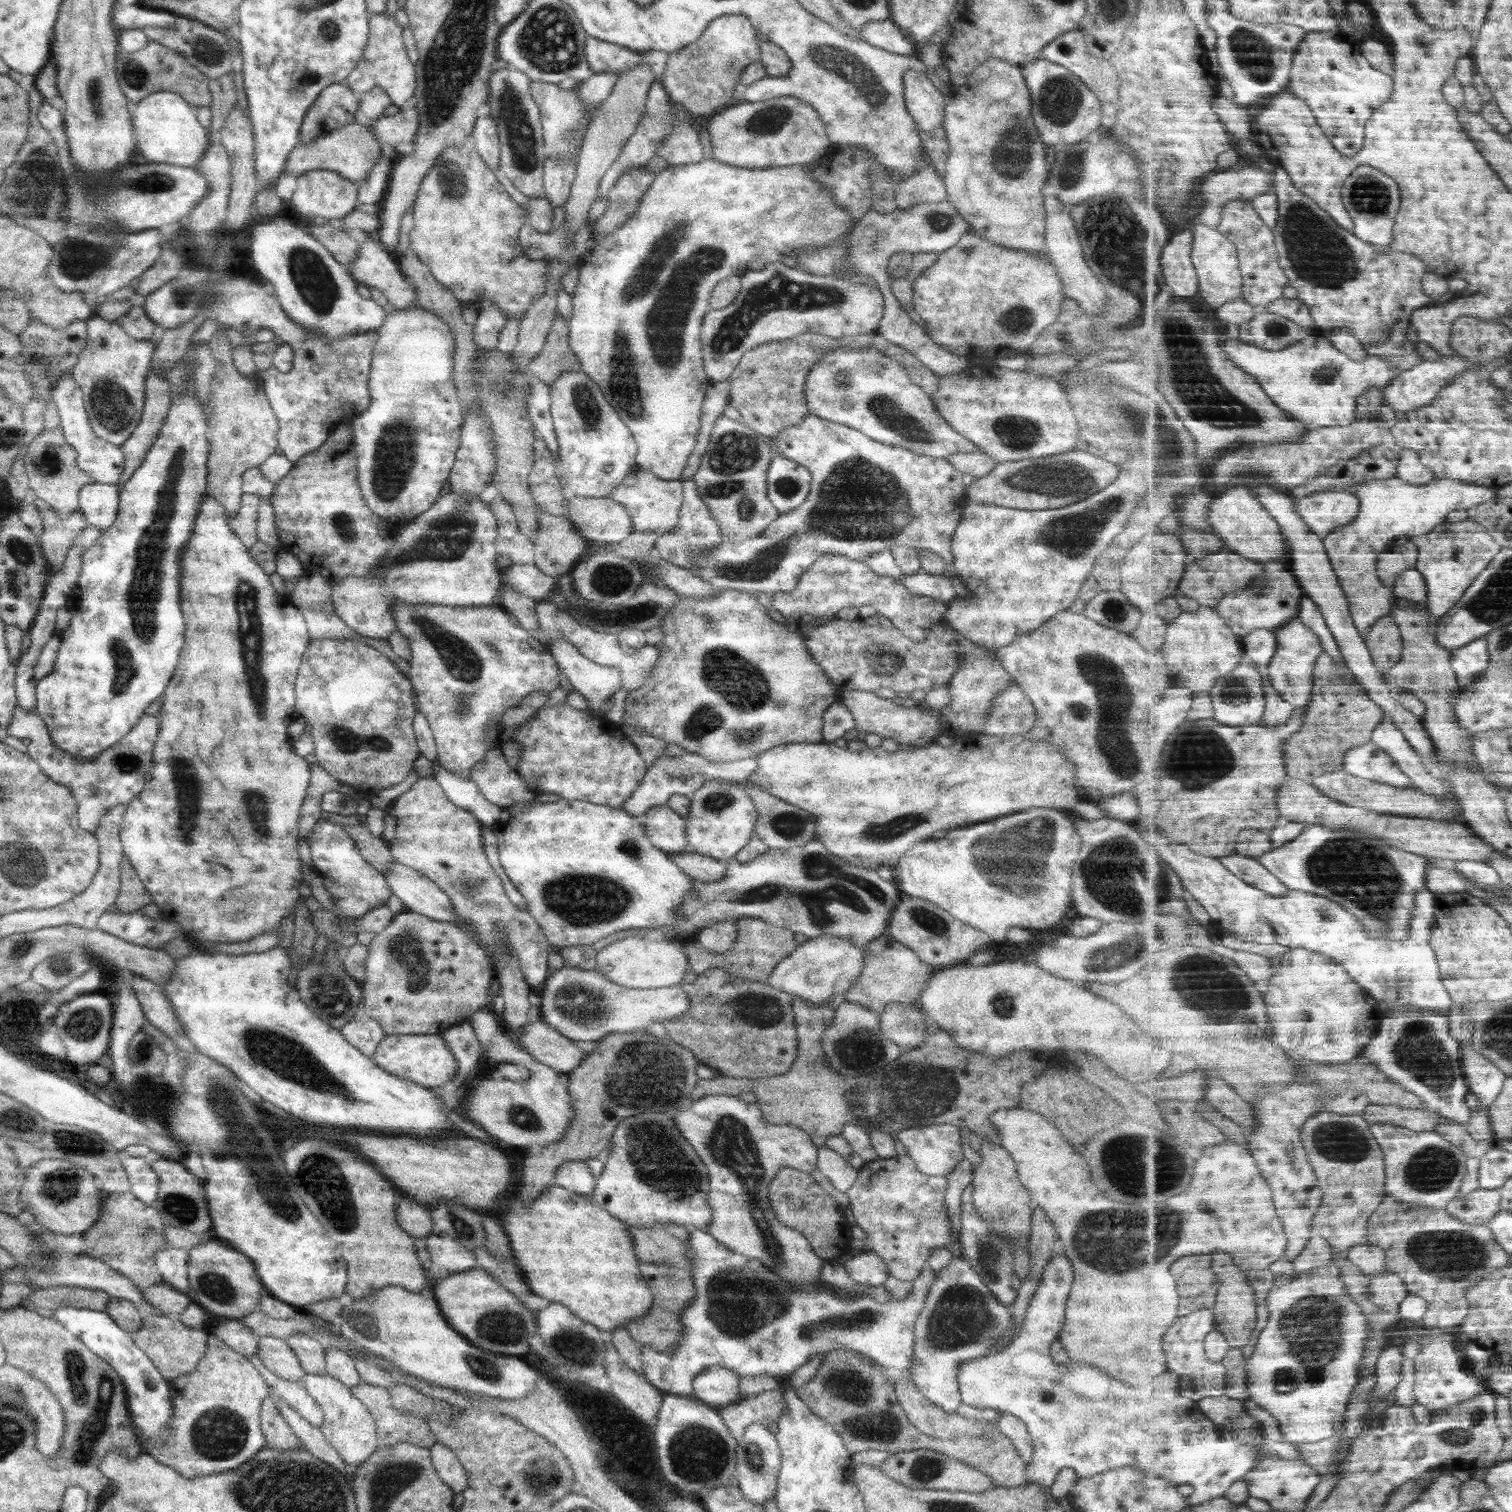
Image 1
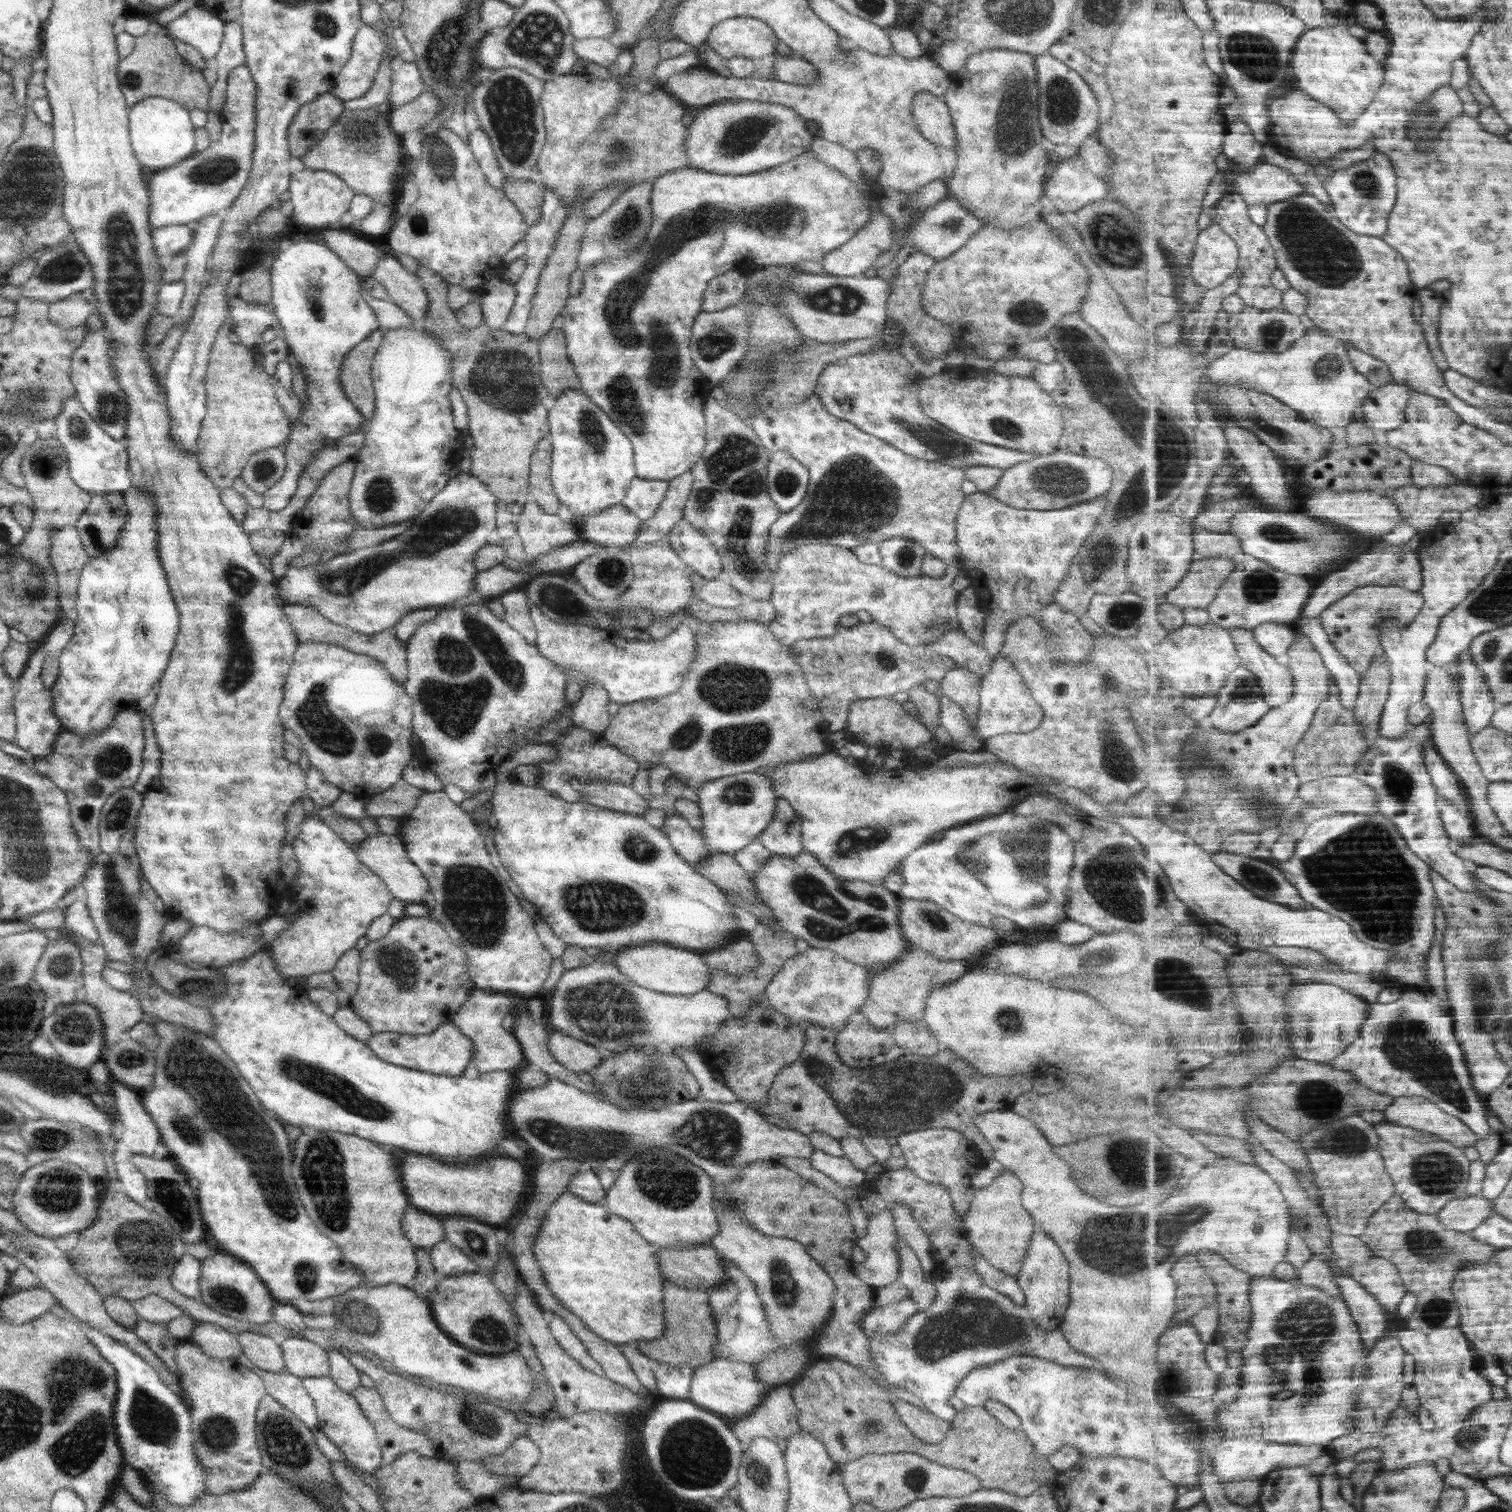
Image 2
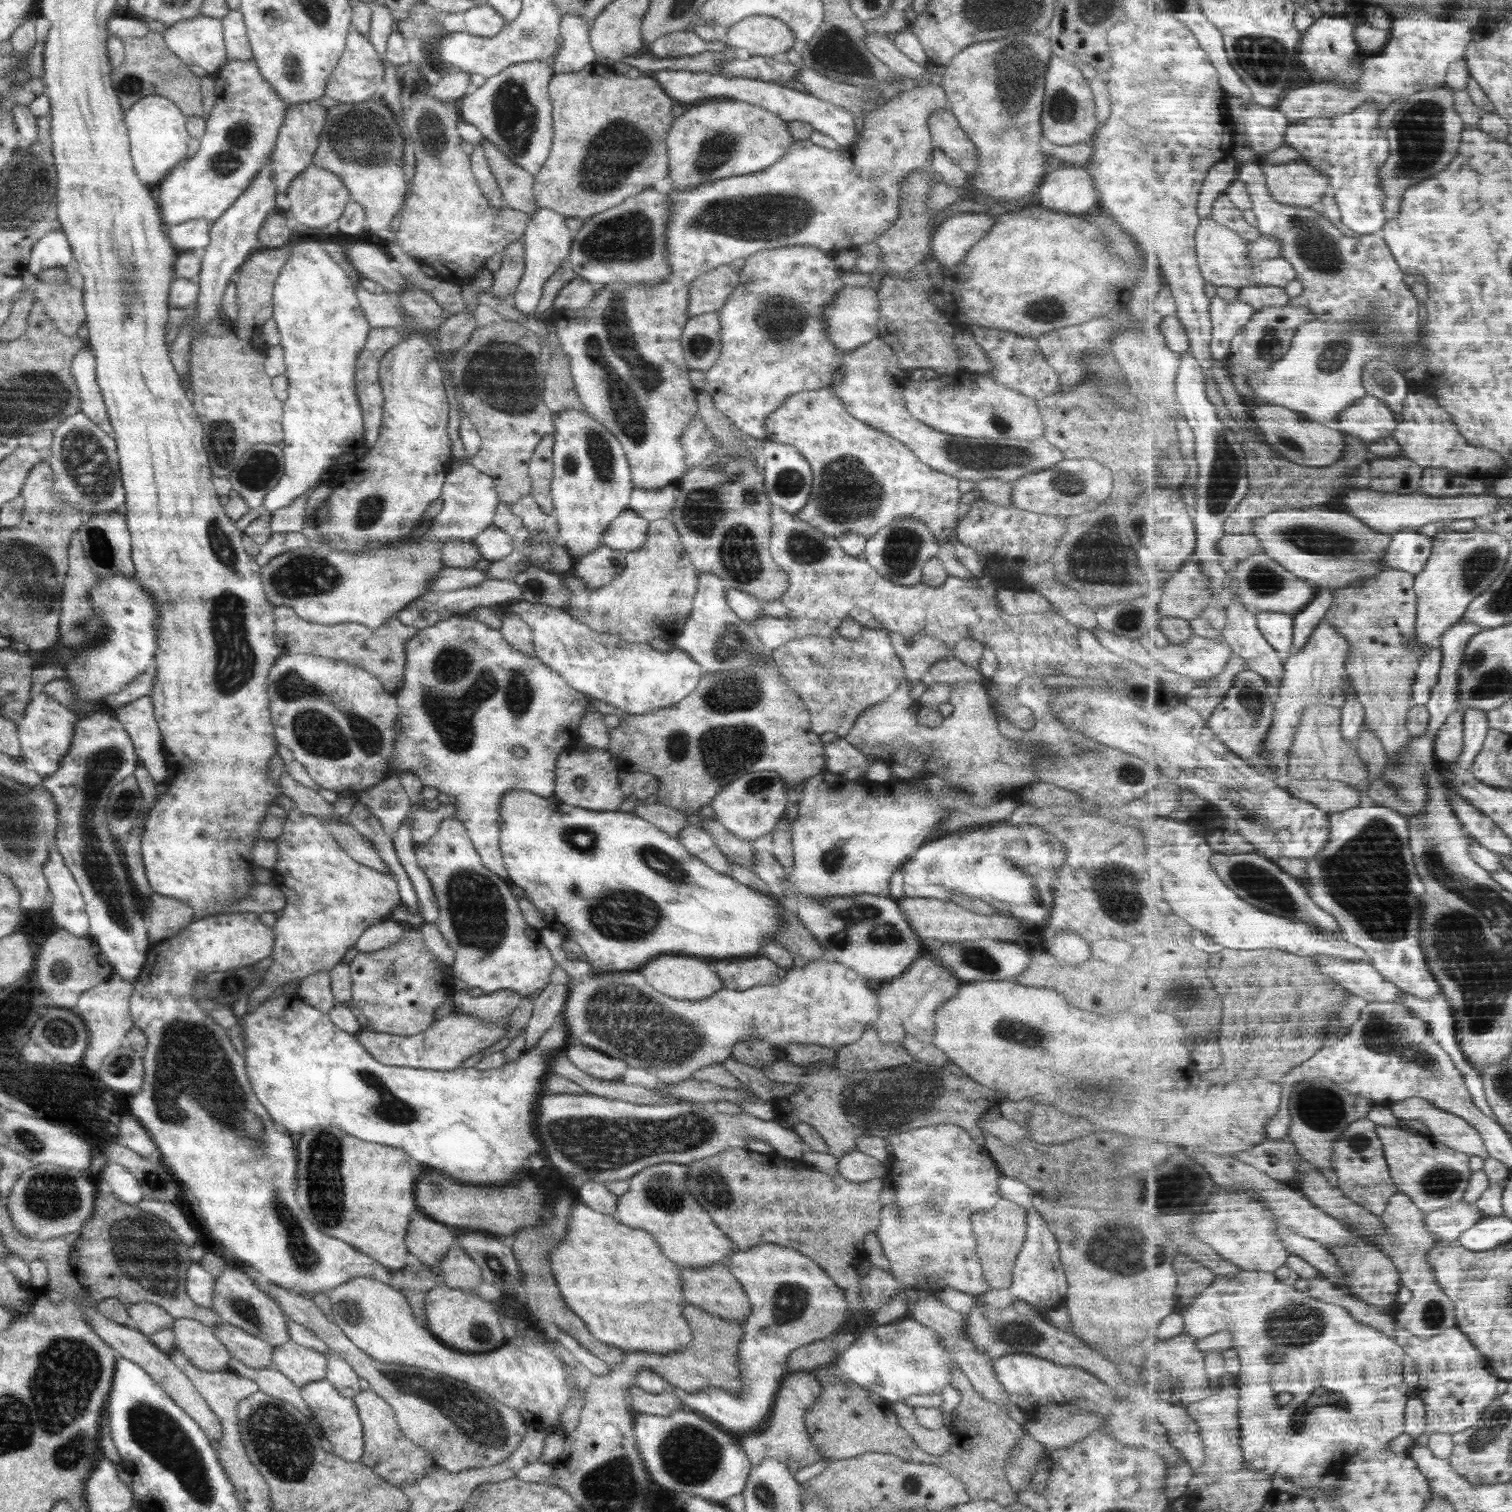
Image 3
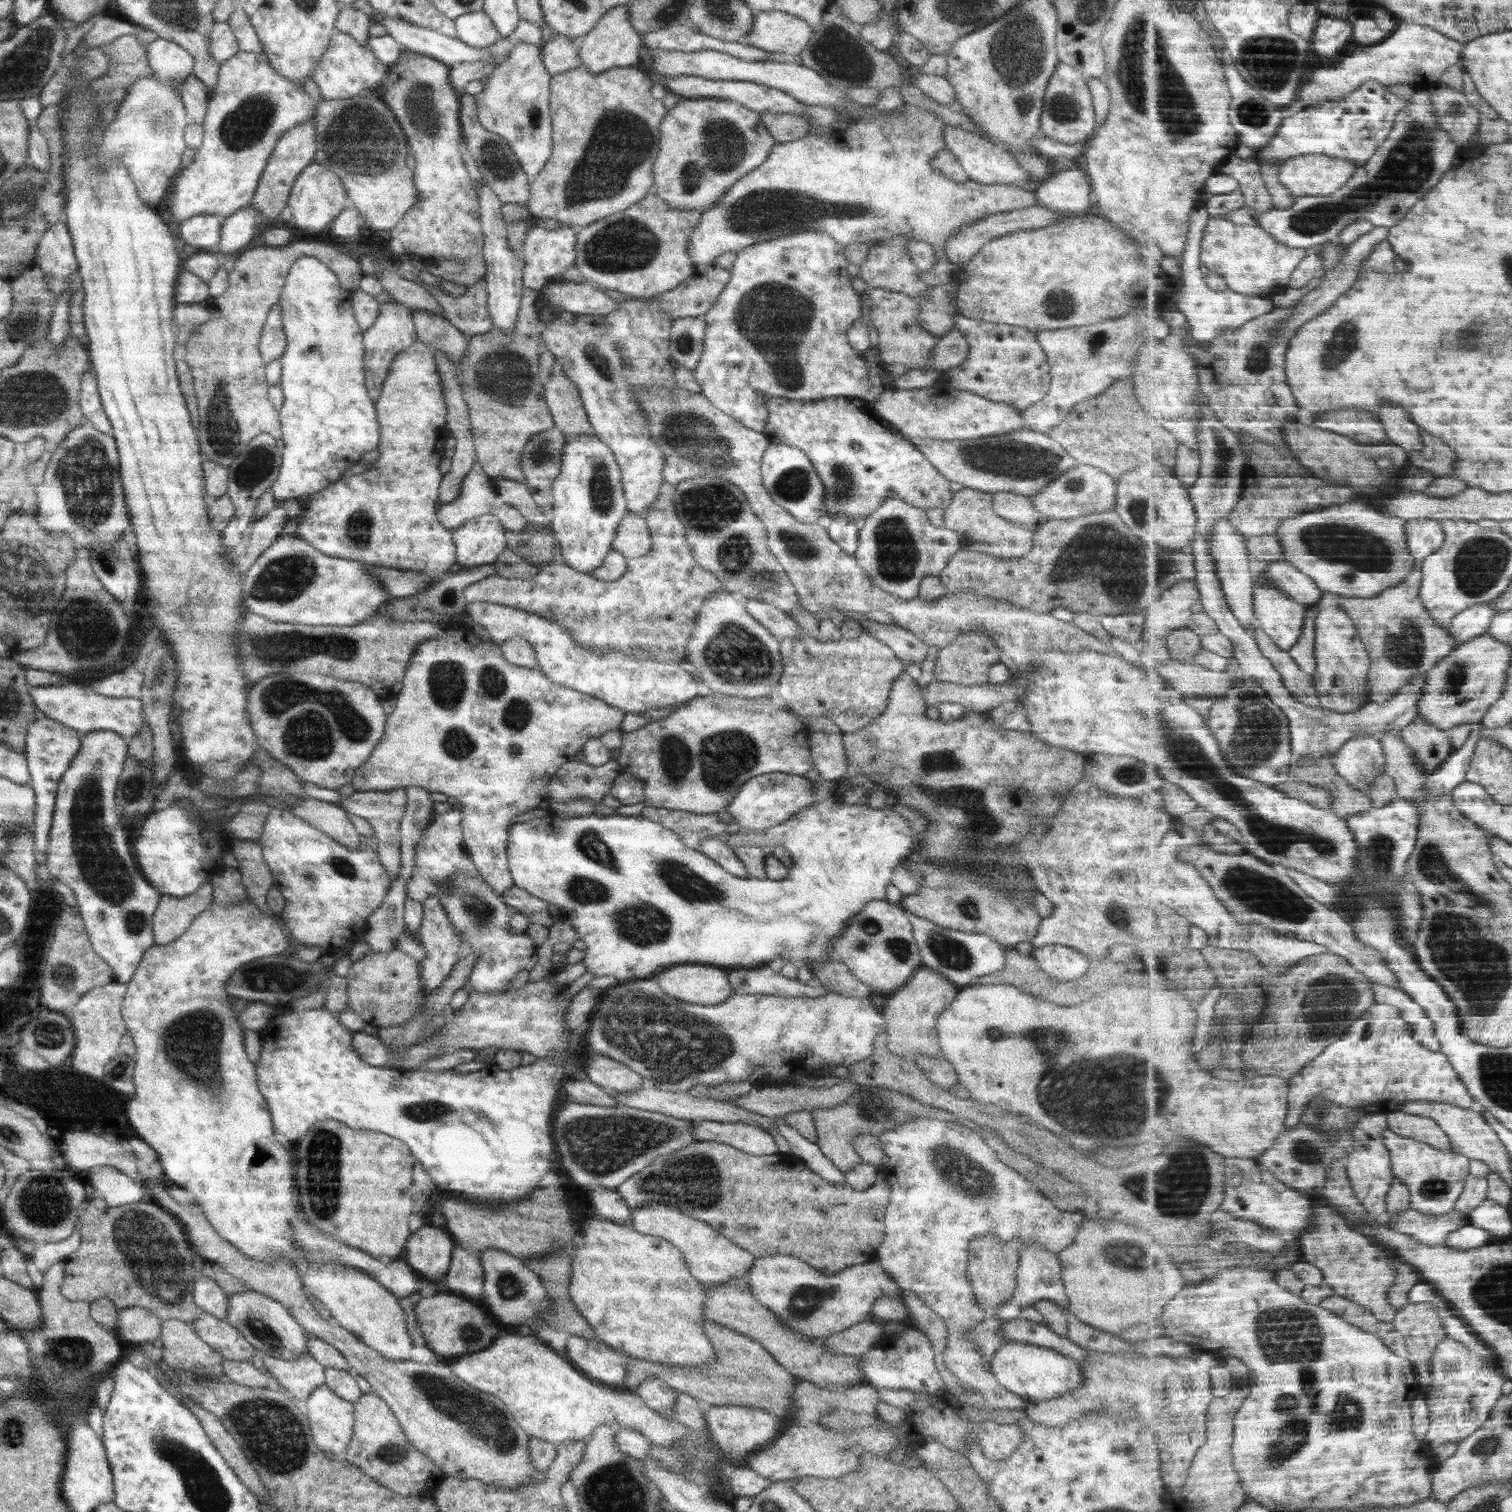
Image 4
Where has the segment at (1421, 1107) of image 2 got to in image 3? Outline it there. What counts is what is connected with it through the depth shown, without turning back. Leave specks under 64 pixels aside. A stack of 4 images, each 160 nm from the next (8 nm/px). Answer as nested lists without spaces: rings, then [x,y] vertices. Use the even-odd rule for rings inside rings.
[[[1412,1097],[1389,1105],[1398,1118],[1421,1120],[1427,1124],[1440,1142],[1470,1156],[1482,1156],[1485,1160],[1492,1158],[1482,1133],[1464,1117],[1444,1110],[1422,1097]]]

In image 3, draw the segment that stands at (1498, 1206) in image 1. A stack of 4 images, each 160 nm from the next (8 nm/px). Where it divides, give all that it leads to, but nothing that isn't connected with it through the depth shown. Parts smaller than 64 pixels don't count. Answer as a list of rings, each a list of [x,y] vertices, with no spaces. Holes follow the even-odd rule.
[[[1460,1201],[1427,1213],[1428,1228],[1442,1241],[1458,1243],[1461,1236],[1486,1216],[1477,1203]]]

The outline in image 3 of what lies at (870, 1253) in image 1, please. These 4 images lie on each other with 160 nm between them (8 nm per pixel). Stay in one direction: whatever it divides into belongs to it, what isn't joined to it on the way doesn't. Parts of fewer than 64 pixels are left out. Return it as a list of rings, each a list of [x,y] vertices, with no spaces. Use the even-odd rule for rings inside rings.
[[[954,1124],[914,1128],[888,1136],[886,1140],[891,1157],[888,1174],[895,1188],[895,1200],[883,1205],[875,1233],[888,1259],[891,1276],[899,1284],[904,1282],[922,1290],[940,1291],[946,1287],[972,1295],[991,1290],[977,1255],[977,1244],[970,1230],[970,1216],[978,1210],[992,1208],[1000,1198],[998,1179],[1002,1173],[996,1163],[962,1127]]]

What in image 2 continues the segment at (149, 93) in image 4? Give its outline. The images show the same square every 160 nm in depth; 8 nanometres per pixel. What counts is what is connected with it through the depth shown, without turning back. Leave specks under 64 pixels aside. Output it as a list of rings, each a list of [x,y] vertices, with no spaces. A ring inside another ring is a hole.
[[[195,6],[176,19],[164,26],[170,38],[177,38],[184,44],[189,44],[198,49],[200,55],[208,62],[209,66],[213,66],[214,57],[218,56],[220,47],[223,41],[224,21],[221,21],[217,16],[214,16],[209,10],[200,6]],[[162,96],[144,98],[129,109],[129,136],[139,163],[152,172],[174,166],[196,152],[196,128],[190,120],[189,110]]]

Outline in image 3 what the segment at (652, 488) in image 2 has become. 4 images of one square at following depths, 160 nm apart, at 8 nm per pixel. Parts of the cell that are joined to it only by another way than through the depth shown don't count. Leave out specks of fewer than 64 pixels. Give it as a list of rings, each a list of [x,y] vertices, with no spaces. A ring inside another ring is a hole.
[[[670,484],[658,490],[634,487],[628,510],[649,521],[664,519],[673,510],[678,491],[677,484]]]

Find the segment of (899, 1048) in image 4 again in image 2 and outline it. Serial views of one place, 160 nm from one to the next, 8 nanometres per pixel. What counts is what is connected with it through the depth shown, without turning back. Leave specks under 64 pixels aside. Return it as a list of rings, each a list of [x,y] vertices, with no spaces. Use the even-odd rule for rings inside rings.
[[[911,947],[896,962],[870,977],[869,993],[861,1006],[861,1014],[876,1030],[890,1031],[900,1020],[924,1021],[924,1009],[929,992],[960,978],[971,966],[967,960],[940,960],[932,954]]]

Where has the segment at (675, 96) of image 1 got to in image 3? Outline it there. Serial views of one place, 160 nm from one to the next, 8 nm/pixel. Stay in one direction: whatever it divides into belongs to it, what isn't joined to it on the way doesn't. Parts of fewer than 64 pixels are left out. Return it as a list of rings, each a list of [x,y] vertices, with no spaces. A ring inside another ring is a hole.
[[[749,16],[729,26],[726,30],[720,30],[720,37],[727,46],[732,46],[734,49],[744,48],[752,57],[772,57],[798,46],[795,34],[779,18],[773,16]]]

